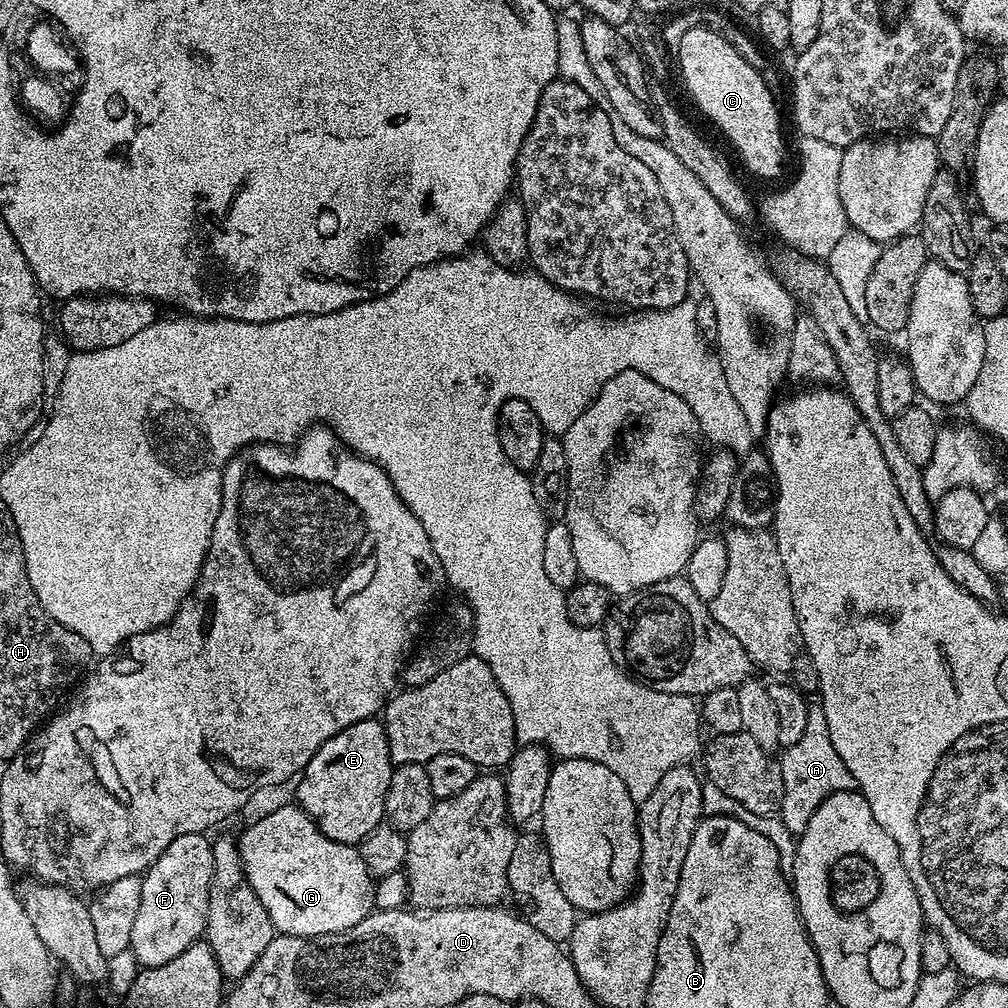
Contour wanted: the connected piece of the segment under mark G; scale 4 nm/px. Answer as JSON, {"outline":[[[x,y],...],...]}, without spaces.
{"outline":[[[289,802],[289,804],[282,805],[281,808],[274,809],[273,812],[266,813],[265,816],[258,817],[241,836],[238,836],[238,843],[240,845],[244,876],[250,882],[254,894],[258,894],[258,902],[262,902],[262,906],[266,906],[266,910],[270,914],[272,927],[277,933],[286,936],[325,936],[326,934],[341,932],[342,930],[350,930],[350,926],[358,926],[358,922],[362,922],[362,918],[366,918],[373,912],[374,877],[368,872],[366,863],[362,860],[359,847],[350,844],[339,844],[330,838],[326,838],[326,834],[322,834],[322,830],[318,830],[315,822],[295,803]]]}

